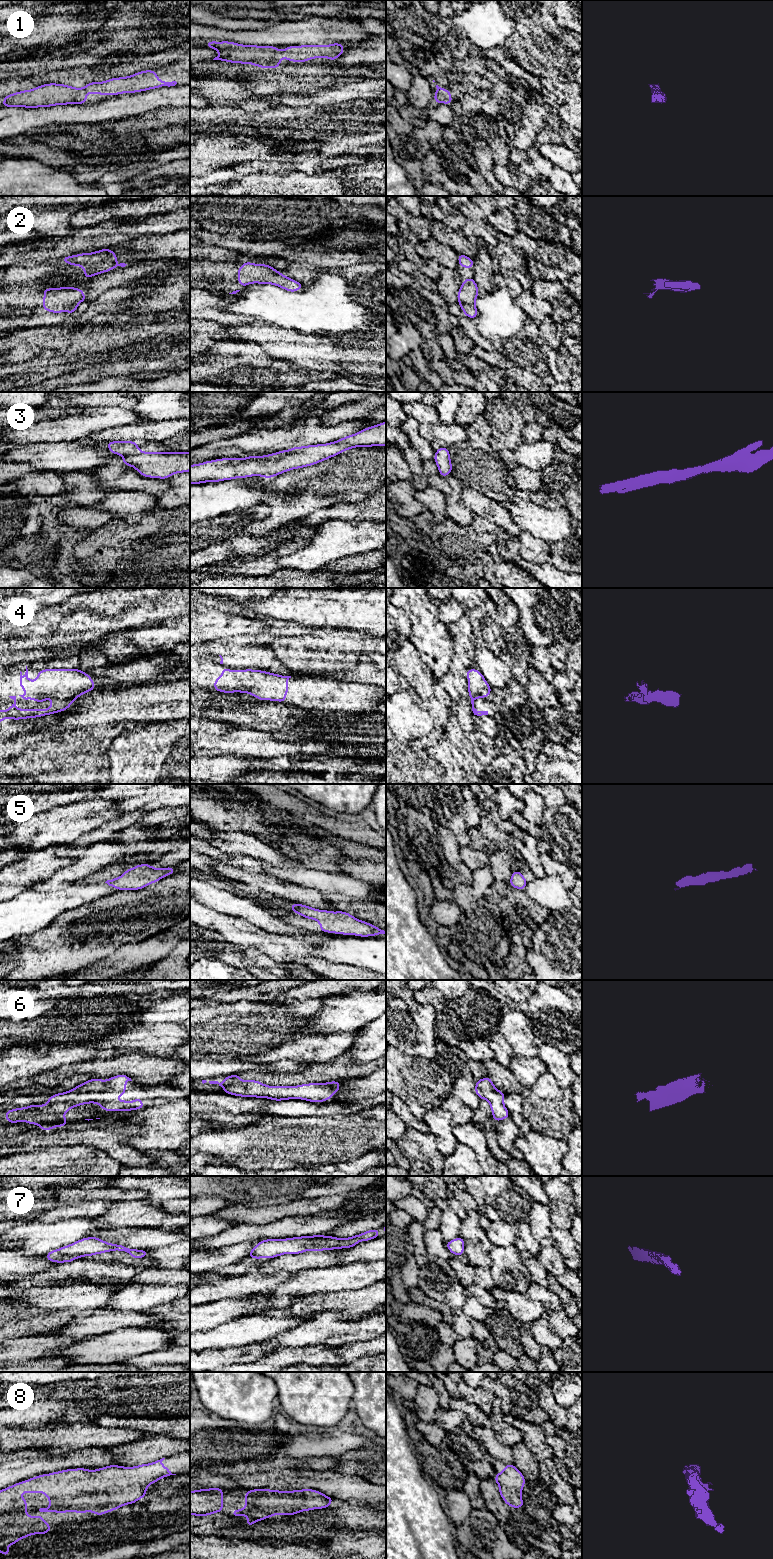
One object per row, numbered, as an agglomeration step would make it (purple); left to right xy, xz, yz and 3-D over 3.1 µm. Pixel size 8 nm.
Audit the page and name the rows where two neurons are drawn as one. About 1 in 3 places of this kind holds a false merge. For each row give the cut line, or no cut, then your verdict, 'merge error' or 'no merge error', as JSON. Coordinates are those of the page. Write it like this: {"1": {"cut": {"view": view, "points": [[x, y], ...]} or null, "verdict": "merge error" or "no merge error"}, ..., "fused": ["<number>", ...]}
{"1": {"cut": null, "verdict": "no merge error"}, "2": {"cut": null, "verdict": "no merge error"}, "3": {"cut": null, "verdict": "no merge error"}, "4": {"cut": null, "verdict": "no merge error"}, "5": {"cut": null, "verdict": "no merge error"}, "6": {"cut": null, "verdict": "no merge error"}, "7": {"cut": null, "verdict": "no merge error"}, "8": {"cut": null, "verdict": "no merge error"}, "fused": []}

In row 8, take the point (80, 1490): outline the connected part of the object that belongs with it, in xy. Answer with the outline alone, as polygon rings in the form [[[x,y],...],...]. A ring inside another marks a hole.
[[[164,1459],[133,1467],[109,1465],[96,1470],[88,1470],[82,1467],[61,1470],[35,1476],[0,1490],[0,1552],[3,1556],[11,1555],[7,1547],[20,1539],[33,1534],[41,1535],[51,1532],[51,1526],[42,1516],[27,1515],[27,1500],[20,1498],[20,1494],[29,1491],[32,1494],[44,1493],[49,1499],[50,1506],[40,1508],[40,1512],[58,1512],[60,1515],[64,1512],[78,1512],[80,1515],[84,1512],[94,1512],[96,1516],[100,1516],[126,1504],[134,1504],[146,1496],[149,1485],[161,1478],[176,1475],[162,1465]]]

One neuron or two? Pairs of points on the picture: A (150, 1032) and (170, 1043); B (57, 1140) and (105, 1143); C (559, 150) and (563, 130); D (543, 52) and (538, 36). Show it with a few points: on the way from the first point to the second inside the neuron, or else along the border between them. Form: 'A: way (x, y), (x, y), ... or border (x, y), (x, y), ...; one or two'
A: way (155, 1037), (165, 1039); one
B: way (69, 1137), (93, 1137); one
C: border (562, 143), (571, 150); two
D: way (543, 48), (538, 43), (538, 40); one

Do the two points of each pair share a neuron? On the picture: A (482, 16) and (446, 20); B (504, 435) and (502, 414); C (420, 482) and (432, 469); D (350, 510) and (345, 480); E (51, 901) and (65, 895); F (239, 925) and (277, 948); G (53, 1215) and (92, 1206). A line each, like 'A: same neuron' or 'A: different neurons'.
A: different neurons
B: same neuron
C: different neurons
D: same neuron
E: same neuron
F: same neuron
G: same neuron

